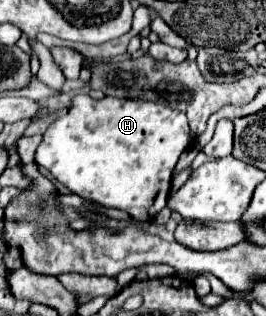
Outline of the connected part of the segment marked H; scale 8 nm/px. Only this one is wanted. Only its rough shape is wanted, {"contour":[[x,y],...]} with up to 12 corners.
{"contour":[[79,95],[35,163],[151,221],[192,141],[179,109]]}

